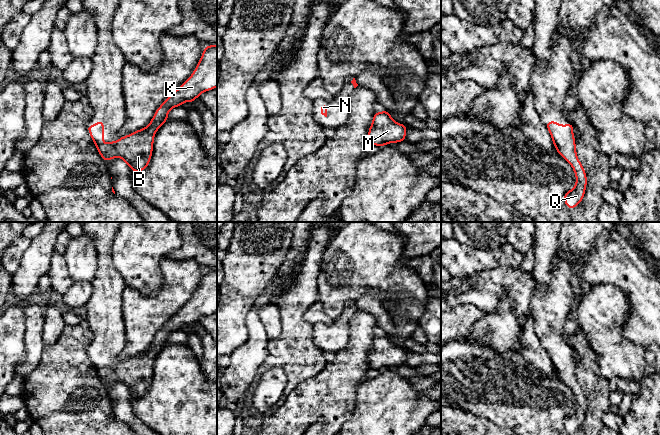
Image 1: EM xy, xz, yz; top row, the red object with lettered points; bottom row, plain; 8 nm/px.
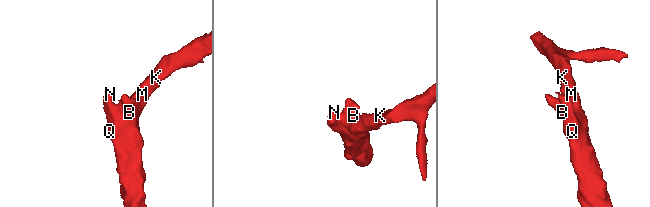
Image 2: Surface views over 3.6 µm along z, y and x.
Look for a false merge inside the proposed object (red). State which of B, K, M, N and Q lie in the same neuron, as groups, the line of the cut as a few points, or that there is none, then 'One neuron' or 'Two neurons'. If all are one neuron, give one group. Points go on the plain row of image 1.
Groups: B K M N Q. No split. One neuron

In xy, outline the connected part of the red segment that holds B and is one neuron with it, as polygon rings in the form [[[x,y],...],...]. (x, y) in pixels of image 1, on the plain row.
[[[217,268],[205,270],[200,285],[192,299],[156,333],[155,339],[146,351],[127,360],[122,360],[118,365],[110,365],[108,368],[104,367],[103,345],[97,345],[95,349],[88,349],[88,356],[104,386],[119,381],[133,396],[139,397],[145,394],[151,385],[154,360],[157,354],[168,344],[169,335],[175,331],[182,330],[184,326],[192,327],[195,323],[199,322],[201,317],[210,315],[215,311],[217,311]]]

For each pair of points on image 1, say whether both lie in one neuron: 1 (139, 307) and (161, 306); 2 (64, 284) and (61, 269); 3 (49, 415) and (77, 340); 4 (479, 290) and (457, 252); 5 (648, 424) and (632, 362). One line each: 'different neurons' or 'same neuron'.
1: same neuron
2: same neuron
3: same neuron
4: different neurons
5: different neurons

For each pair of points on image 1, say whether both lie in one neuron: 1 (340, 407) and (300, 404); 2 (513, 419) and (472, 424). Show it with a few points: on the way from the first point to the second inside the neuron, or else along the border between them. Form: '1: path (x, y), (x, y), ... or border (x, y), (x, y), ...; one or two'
1: path (330, 404), (310, 404); one
2: border (469, 413), (484, 416), (497, 424); two

